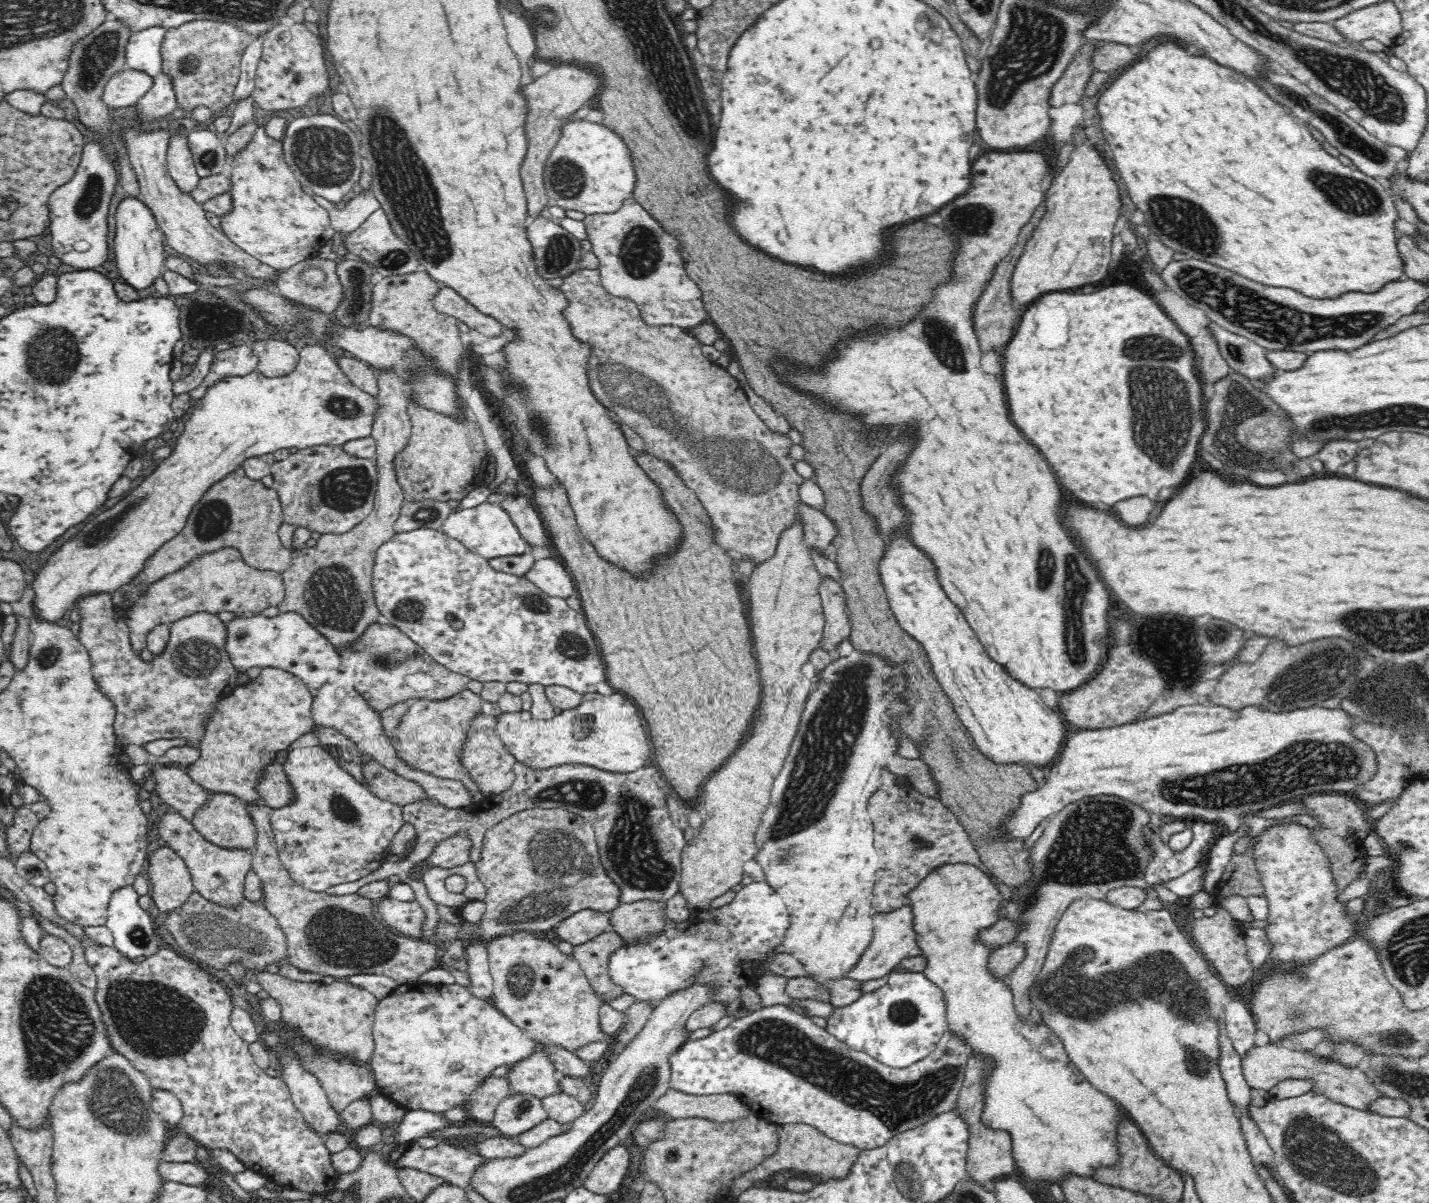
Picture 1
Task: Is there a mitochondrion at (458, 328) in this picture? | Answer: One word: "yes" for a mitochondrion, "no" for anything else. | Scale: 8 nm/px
no

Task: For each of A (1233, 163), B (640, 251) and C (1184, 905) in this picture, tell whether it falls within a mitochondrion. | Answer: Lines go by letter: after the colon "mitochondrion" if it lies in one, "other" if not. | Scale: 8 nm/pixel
A: other
B: mitochondrion
C: other

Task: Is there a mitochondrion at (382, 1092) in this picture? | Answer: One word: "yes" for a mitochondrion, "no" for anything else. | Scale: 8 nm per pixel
no

